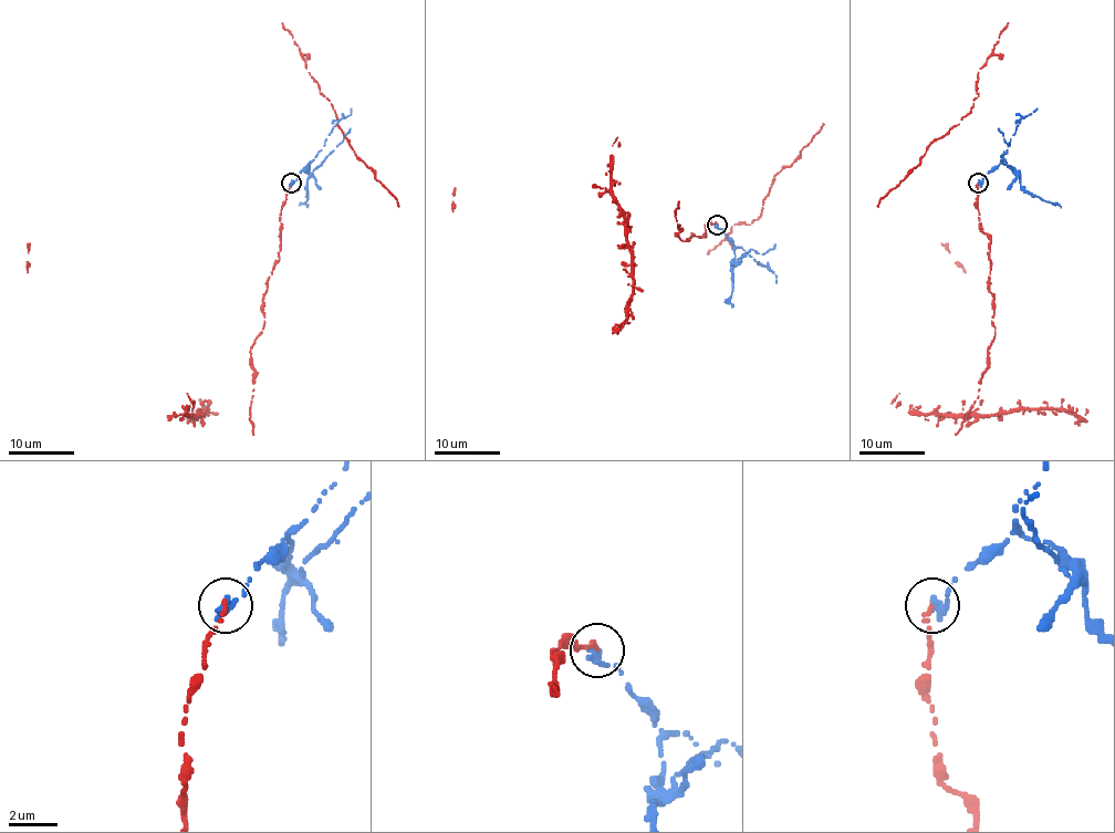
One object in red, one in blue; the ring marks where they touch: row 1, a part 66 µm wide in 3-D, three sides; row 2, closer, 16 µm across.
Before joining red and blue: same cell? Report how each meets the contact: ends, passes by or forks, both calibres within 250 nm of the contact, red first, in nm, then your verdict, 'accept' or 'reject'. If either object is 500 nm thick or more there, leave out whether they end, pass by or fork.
red ends; blue ends; calibres 180 and 380 nm; reject

